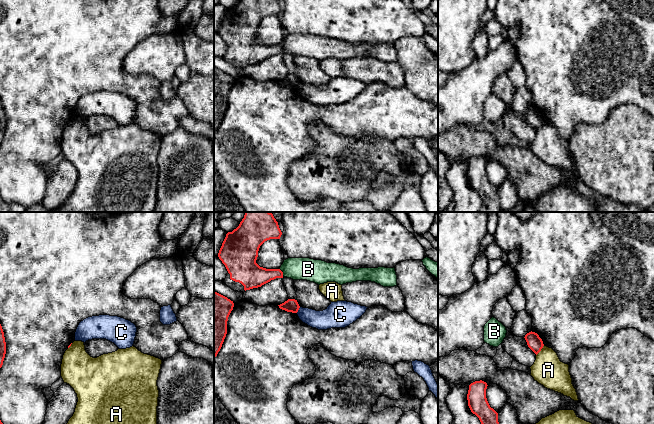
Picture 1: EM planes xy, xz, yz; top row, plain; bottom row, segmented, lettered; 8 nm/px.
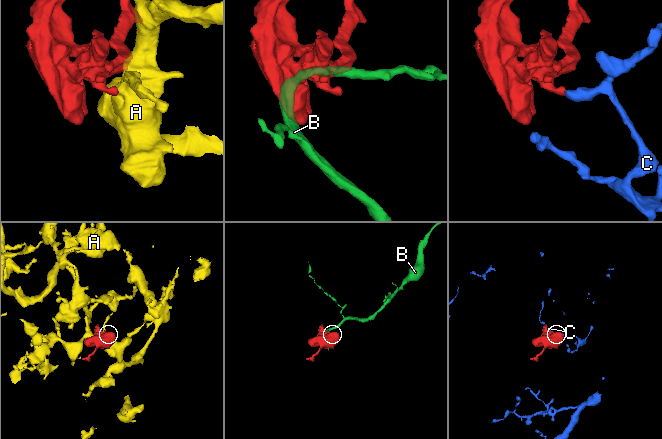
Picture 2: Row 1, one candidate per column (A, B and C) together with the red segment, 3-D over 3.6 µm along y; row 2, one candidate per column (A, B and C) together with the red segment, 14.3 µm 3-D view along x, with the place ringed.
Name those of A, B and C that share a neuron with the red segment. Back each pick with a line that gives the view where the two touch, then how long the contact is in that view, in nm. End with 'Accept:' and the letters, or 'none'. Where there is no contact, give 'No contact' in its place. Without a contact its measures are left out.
Accept: none

